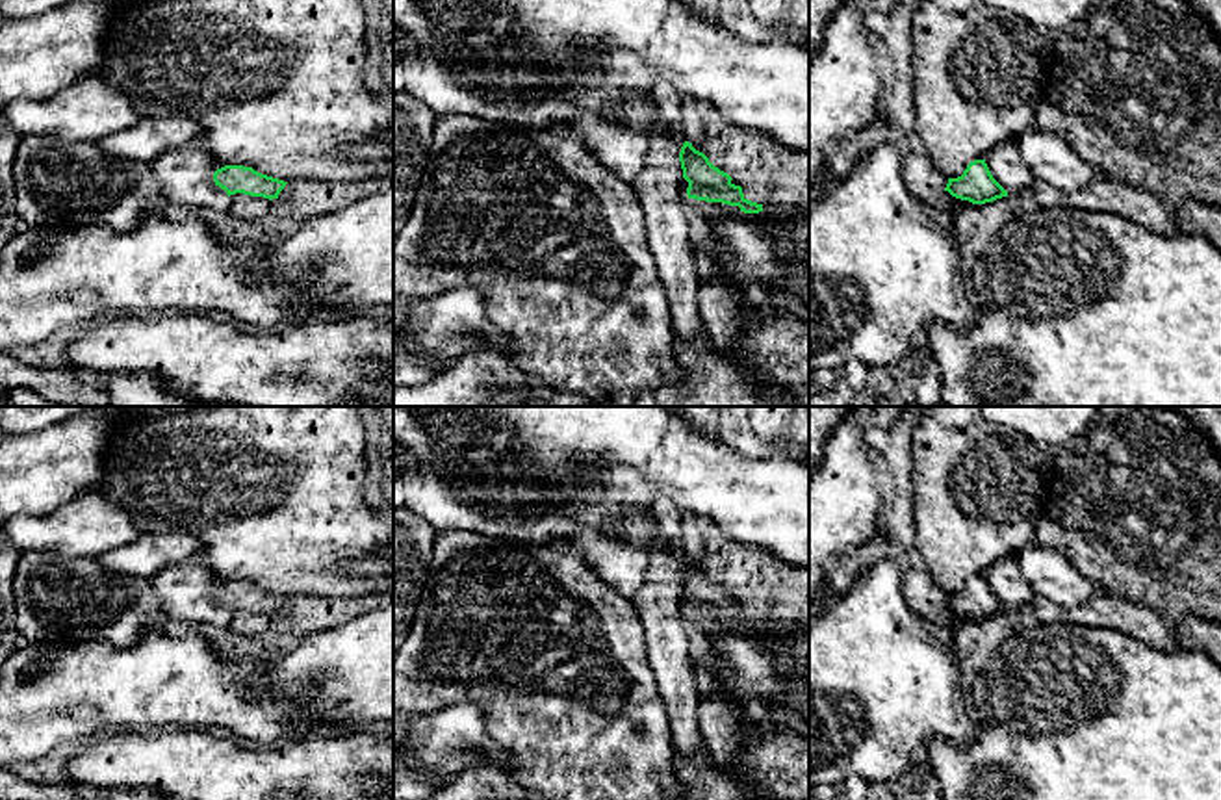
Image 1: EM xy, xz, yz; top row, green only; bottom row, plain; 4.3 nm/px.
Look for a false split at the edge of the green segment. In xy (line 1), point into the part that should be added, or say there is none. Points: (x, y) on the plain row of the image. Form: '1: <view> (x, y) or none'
1: none

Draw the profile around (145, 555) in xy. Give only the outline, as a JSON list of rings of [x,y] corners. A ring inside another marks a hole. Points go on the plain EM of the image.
[[[191,533],[141,535],[121,548],[98,555],[96,561],[119,574],[150,579],[163,568],[200,553],[202,540]]]

